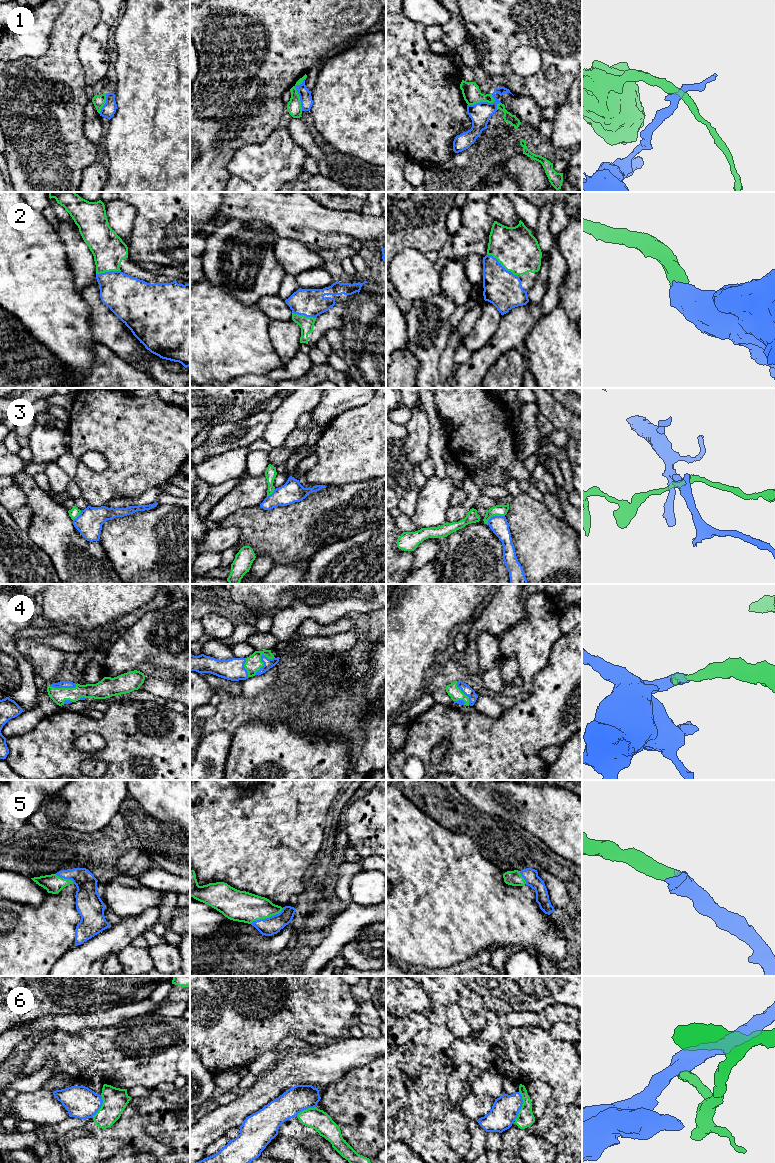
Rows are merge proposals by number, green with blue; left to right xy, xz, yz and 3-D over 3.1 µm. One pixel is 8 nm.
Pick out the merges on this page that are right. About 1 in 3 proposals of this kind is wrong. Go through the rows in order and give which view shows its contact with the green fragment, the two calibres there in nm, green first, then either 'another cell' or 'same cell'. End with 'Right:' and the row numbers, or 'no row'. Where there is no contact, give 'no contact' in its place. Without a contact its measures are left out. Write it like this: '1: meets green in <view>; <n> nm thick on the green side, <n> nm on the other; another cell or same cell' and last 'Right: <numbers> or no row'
1: meets green in xz; 120 nm thick on the green side, 100 nm on the other; another cell
2: meets green in yz; 340 nm thick on the green side, 300 nm on the other; same cell
3: meets green in yz; 100 nm thick on the green side, 140 nm on the other; another cell
4: meets green in xz; 130 nm thick on the green side, 80 nm on the other; same cell
5: meets green in xz; 240 nm thick on the green side, 140 nm on the other; same cell
6: meets green in yz; 140 nm thick on the green side, 220 nm on the other; another cell
Right: 2, 4, 5

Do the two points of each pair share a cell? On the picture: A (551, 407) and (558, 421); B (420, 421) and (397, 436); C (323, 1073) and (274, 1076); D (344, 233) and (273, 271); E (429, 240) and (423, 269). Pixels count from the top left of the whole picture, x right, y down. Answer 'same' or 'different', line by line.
A: same
B: different
C: same
D: different
E: different

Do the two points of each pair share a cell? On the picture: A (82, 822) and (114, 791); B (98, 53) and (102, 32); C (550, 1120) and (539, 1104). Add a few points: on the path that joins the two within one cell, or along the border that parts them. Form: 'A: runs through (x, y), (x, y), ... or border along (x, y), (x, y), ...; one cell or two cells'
A: runs through (90, 814), (106, 798); one cell
B: runs through (97, 48), (98, 37); one cell
C: border along (551, 1099), (544, 1111), (535, 1119); two cells

